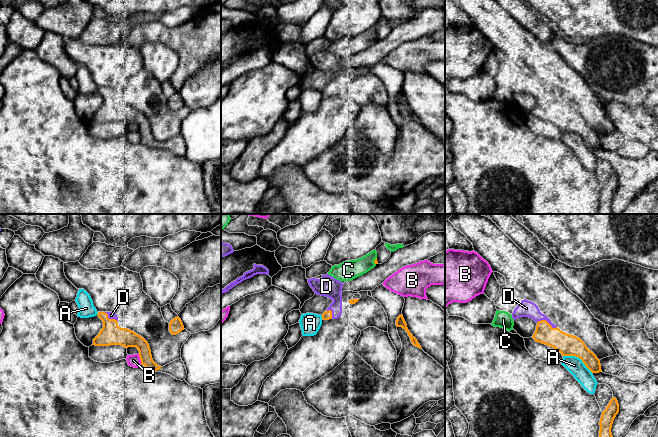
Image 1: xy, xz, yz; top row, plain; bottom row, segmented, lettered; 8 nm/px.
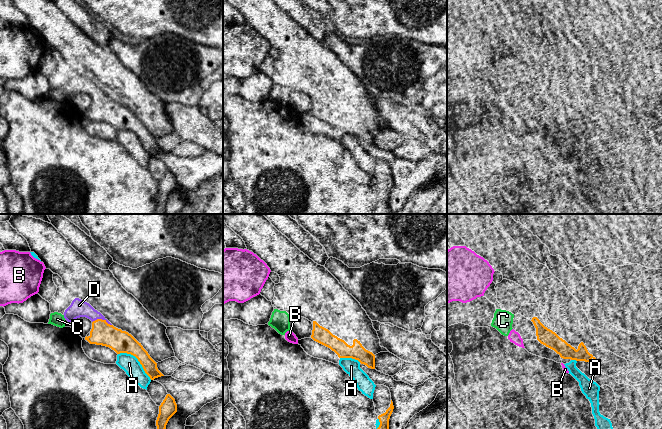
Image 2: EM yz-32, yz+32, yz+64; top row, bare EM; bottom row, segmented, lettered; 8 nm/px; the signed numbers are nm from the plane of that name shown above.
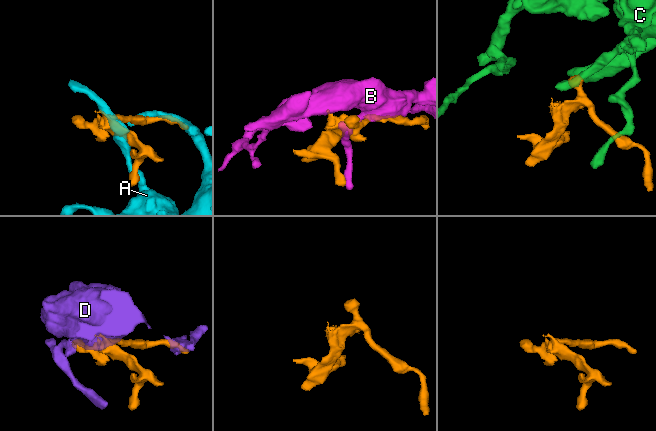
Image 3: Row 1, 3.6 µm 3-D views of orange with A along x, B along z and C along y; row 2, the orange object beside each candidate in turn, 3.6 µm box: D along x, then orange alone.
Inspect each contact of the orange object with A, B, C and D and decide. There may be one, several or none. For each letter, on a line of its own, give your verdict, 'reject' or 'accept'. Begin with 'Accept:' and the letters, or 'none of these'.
Accept: D
A: reject
B: reject
C: reject
D: accept

